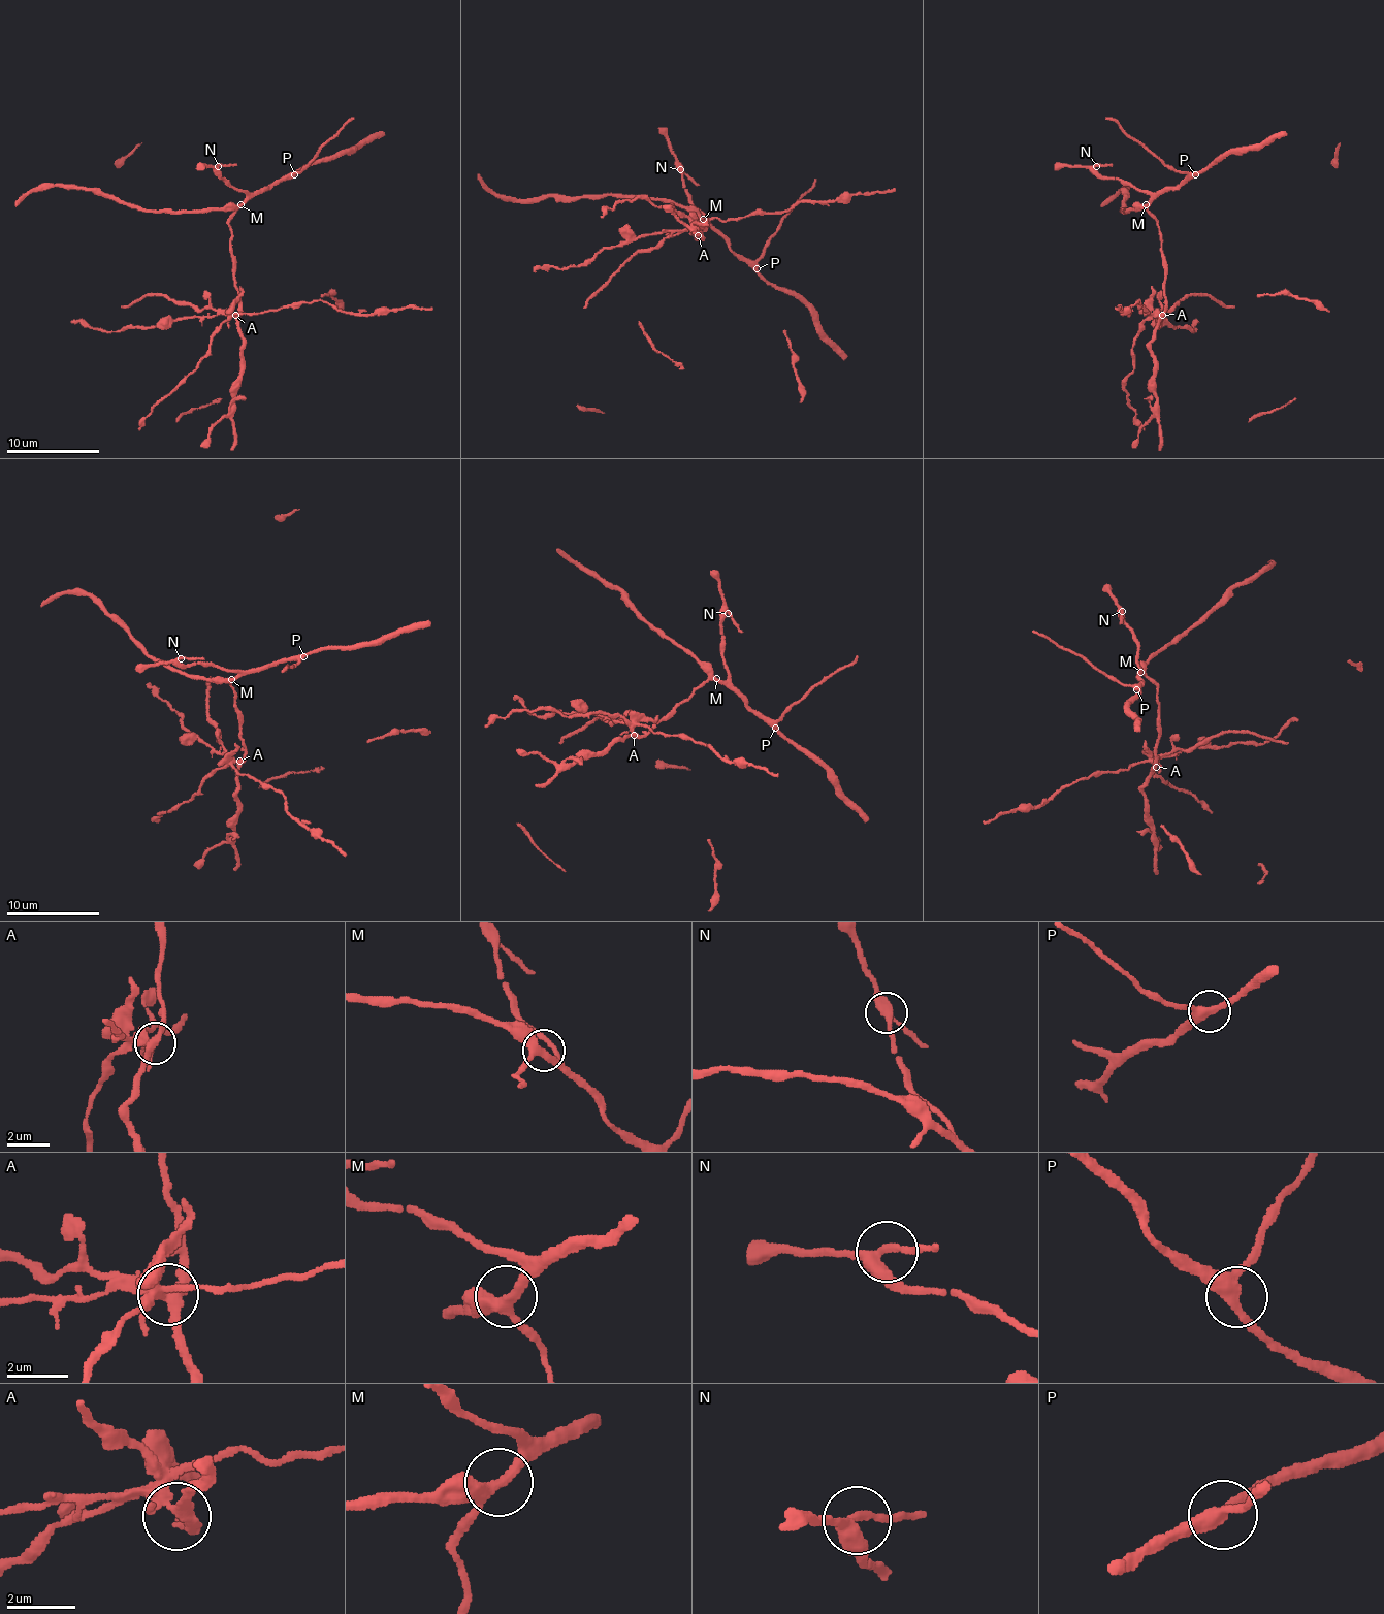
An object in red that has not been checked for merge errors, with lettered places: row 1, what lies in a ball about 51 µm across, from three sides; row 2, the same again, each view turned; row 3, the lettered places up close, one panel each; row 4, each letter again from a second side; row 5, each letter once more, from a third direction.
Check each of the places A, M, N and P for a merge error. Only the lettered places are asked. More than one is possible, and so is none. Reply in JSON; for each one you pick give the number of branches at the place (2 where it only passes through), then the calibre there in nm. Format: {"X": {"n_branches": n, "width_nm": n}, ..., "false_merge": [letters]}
{"A": {"n_branches": 4, "width_nm": 320}, "false_merge": ["A"]}

